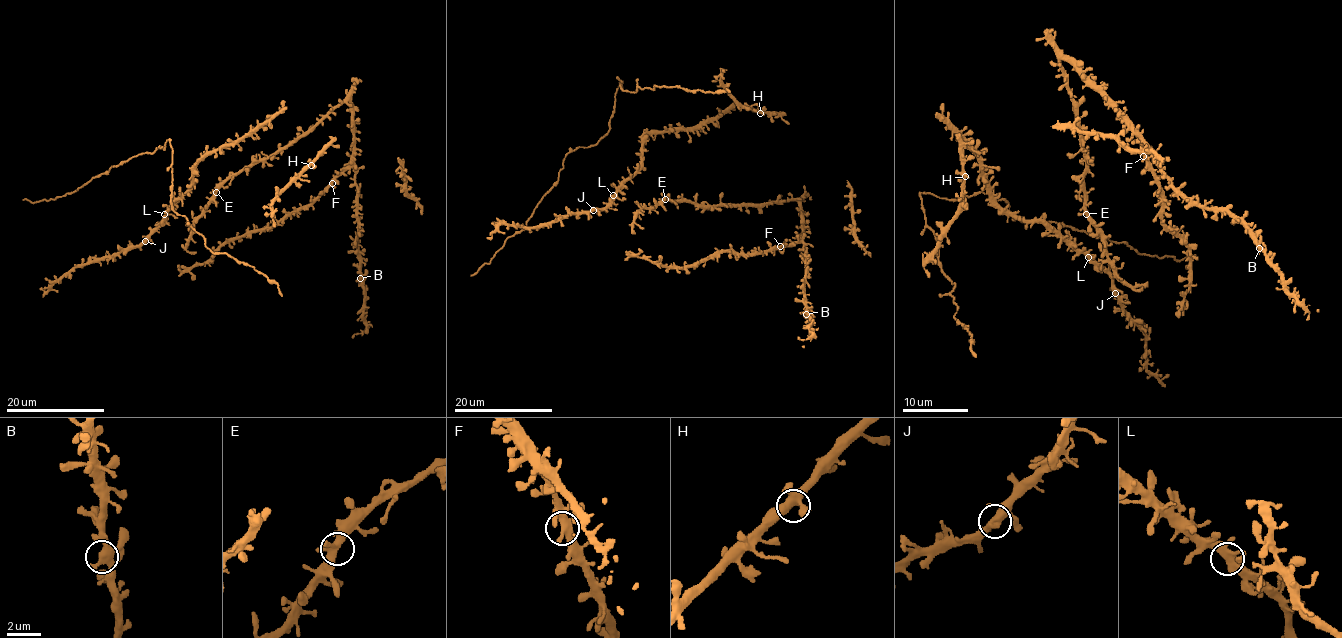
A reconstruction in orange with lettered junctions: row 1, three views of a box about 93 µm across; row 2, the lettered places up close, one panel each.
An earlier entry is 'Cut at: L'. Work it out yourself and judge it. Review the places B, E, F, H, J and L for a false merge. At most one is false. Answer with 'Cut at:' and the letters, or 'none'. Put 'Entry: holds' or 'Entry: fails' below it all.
Cut at: none
Entry: fails

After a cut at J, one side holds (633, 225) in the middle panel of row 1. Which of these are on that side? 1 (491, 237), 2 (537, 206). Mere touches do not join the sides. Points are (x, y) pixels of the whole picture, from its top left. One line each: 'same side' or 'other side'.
1: other side
2: same side

